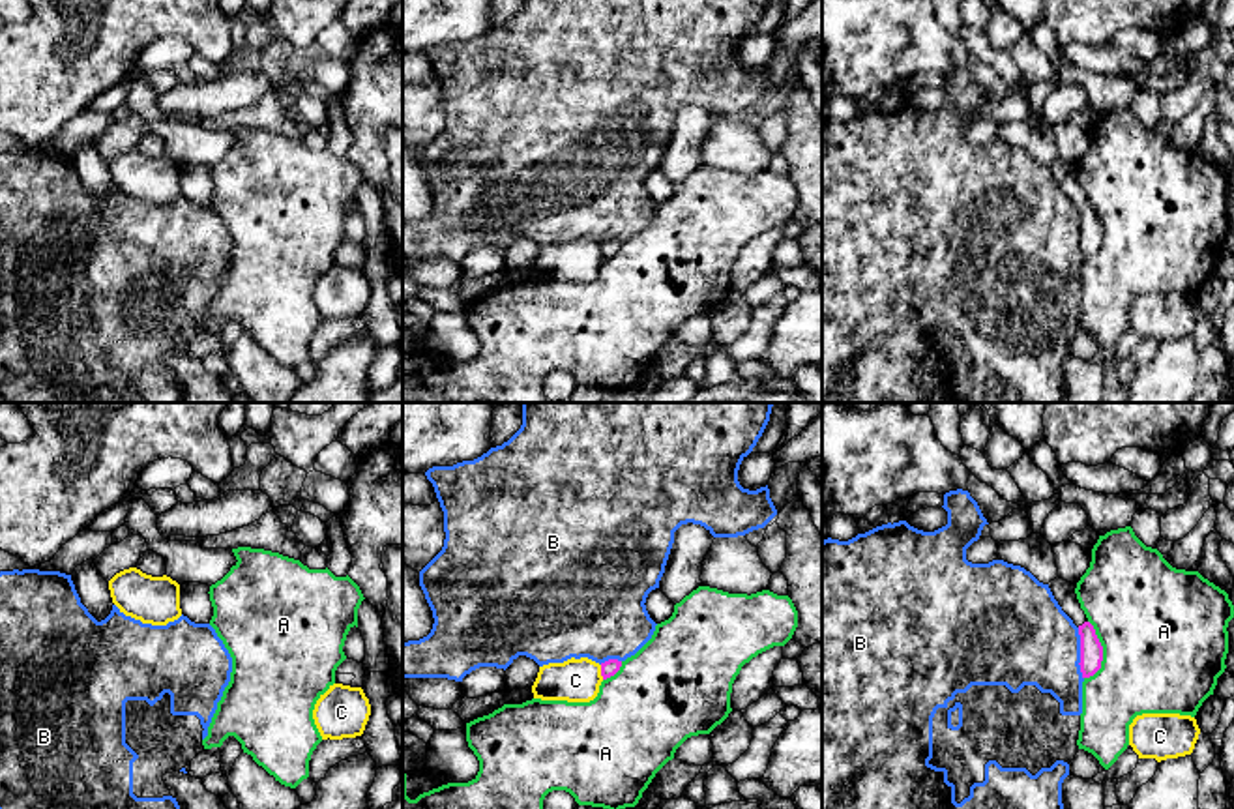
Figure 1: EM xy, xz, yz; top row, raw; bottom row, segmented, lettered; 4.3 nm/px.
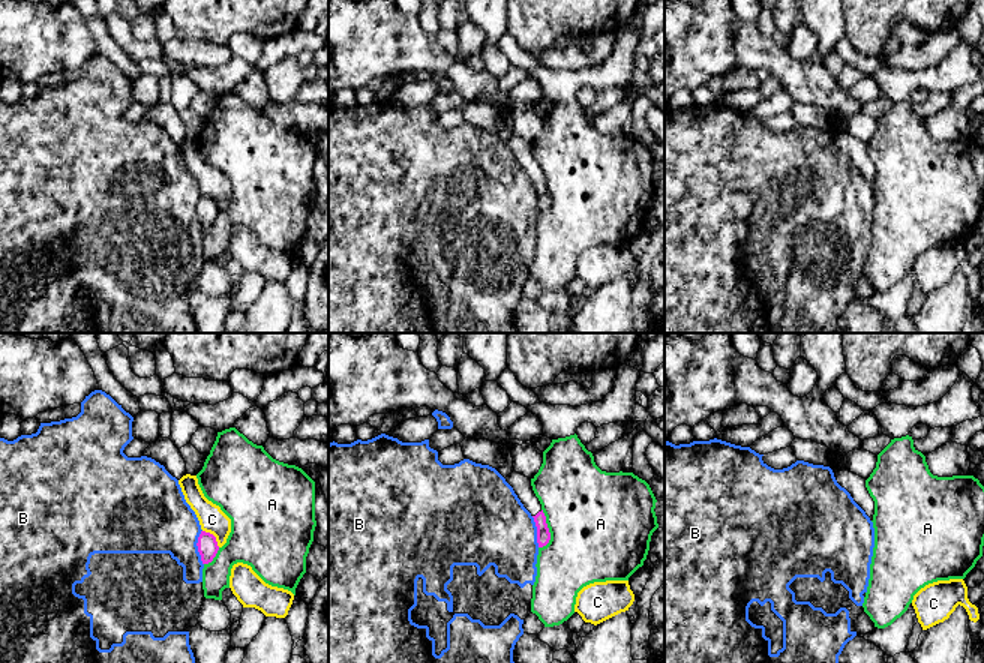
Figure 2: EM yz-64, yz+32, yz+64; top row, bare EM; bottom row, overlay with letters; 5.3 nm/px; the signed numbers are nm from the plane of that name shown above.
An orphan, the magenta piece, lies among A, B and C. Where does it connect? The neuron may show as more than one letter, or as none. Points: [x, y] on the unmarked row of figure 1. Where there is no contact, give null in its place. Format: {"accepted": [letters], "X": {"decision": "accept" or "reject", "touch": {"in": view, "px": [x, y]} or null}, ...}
{"accepted": [], "A": {"decision": "reject", "touch": {"in": "yz", "px": [1101, 233]}}, "B": {"decision": "reject", "touch": {"in": "yz", "px": [1081, 235]}}, "C": {"decision": "reject", "touch": {"in": "xz", "px": [602, 253]}}}

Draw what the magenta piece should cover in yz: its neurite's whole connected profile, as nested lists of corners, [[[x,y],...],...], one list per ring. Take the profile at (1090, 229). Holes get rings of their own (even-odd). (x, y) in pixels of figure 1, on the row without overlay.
[[[1060,157],[1049,163],[1049,169],[1062,187],[1062,191],[1073,200],[1073,204],[1079,208],[1080,215],[1080,253],[1082,258],[1094,257],[1101,249],[1103,242],[1103,227],[1095,215],[1094,206],[1088,202],[1084,191],[1080,189],[1080,184],[1077,180],[1075,169],[1077,165],[1071,165]]]

